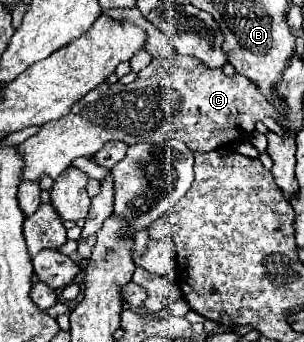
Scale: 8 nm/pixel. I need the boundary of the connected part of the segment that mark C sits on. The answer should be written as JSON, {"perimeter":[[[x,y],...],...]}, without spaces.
{"perimeter":[[[178,55],[178,59],[172,59],[172,61],[170,61],[170,59],[152,59],[150,65],[144,67],[144,69],[138,73],[136,81],[132,81],[130,85],[120,85],[120,83],[110,85],[110,83],[104,81],[102,85],[98,85],[96,89],[92,89],[82,101],[78,101],[78,105],[74,105],[66,117],[60,117],[58,121],[50,121],[50,125],[42,125],[40,131],[38,131],[36,135],[28,137],[24,143],[20,143],[20,145],[16,147],[16,151],[18,151],[20,157],[24,159],[22,181],[24,181],[24,179],[26,179],[26,181],[40,181],[40,177],[44,177],[44,175],[56,179],[68,165],[72,165],[72,161],[74,161],[76,157],[92,157],[96,151],[100,151],[100,149],[102,149],[108,141],[112,141],[112,139],[124,141],[124,143],[128,143],[128,145],[136,145],[136,143],[160,143],[160,141],[168,141],[168,139],[180,139],[180,141],[184,141],[192,151],[212,151],[212,149],[220,149],[220,147],[224,147],[224,145],[230,145],[230,143],[234,143],[234,141],[244,141],[244,139],[250,135],[250,131],[254,131],[254,123],[260,121],[260,119],[264,119],[264,117],[274,117],[274,119],[278,121],[276,109],[258,93],[258,89],[256,89],[256,85],[254,85],[252,81],[246,81],[244,75],[238,75],[238,73],[236,73],[234,77],[226,77],[222,69],[206,67],[206,65],[204,65],[202,61],[198,61],[196,57]]]}

